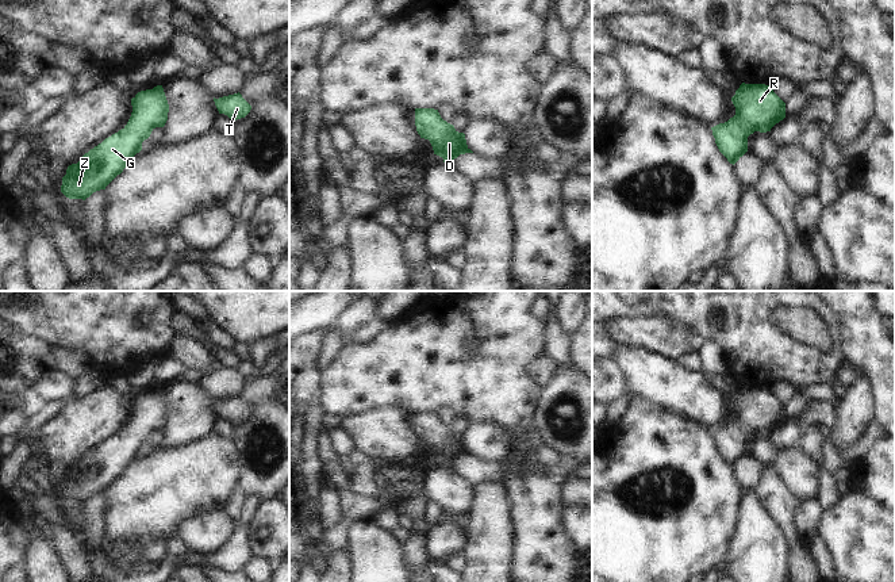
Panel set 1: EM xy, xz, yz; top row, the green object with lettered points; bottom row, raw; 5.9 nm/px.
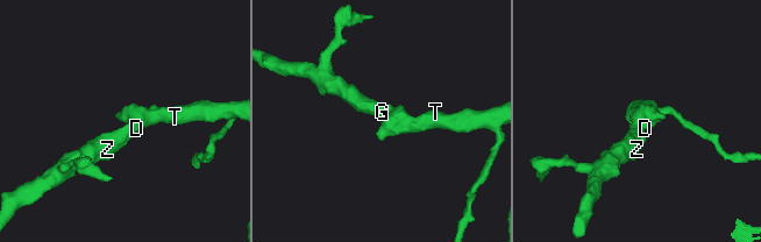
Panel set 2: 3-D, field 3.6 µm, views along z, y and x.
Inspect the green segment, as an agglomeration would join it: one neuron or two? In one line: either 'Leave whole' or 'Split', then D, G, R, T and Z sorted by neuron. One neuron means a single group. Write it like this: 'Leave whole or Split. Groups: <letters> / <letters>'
Leave whole. Groups: D G R T Z

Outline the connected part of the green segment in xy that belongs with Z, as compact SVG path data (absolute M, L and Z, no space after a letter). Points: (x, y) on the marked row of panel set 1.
M162 85L138 92L131 99L132 112L127 125L105 138L101 143L82 156L77 164L72 164L62 177L61 192L69 199L85 200L93 192L105 187L123 172L126 165L142 150L142 142L147 139L155 127L164 127L168 120L169 104Z

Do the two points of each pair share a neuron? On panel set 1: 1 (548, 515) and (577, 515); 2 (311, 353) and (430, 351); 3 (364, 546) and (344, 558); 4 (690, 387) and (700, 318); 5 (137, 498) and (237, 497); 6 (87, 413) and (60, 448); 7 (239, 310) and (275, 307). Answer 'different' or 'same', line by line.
1: different
2: different
3: different
4: different
5: different
6: same
7: same

